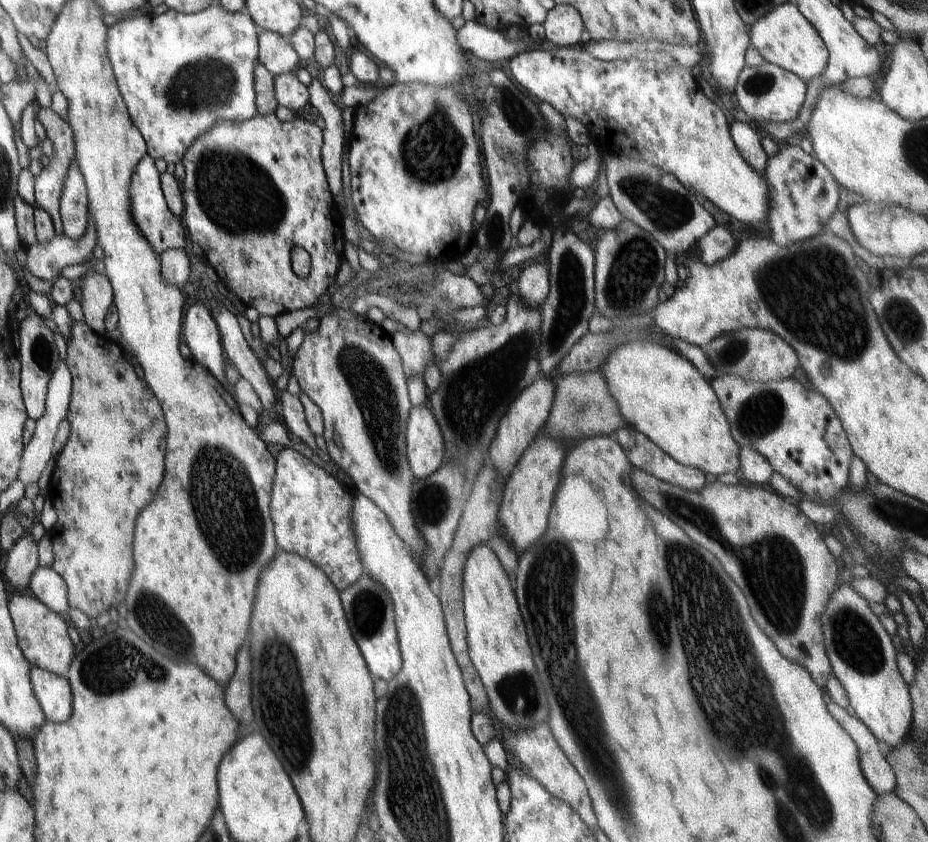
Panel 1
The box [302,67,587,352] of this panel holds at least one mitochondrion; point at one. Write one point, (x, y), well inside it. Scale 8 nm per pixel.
(431, 152)

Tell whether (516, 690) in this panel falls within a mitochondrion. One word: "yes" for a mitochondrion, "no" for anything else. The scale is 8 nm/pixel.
yes

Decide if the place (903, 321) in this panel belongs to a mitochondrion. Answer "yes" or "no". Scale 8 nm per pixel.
yes

